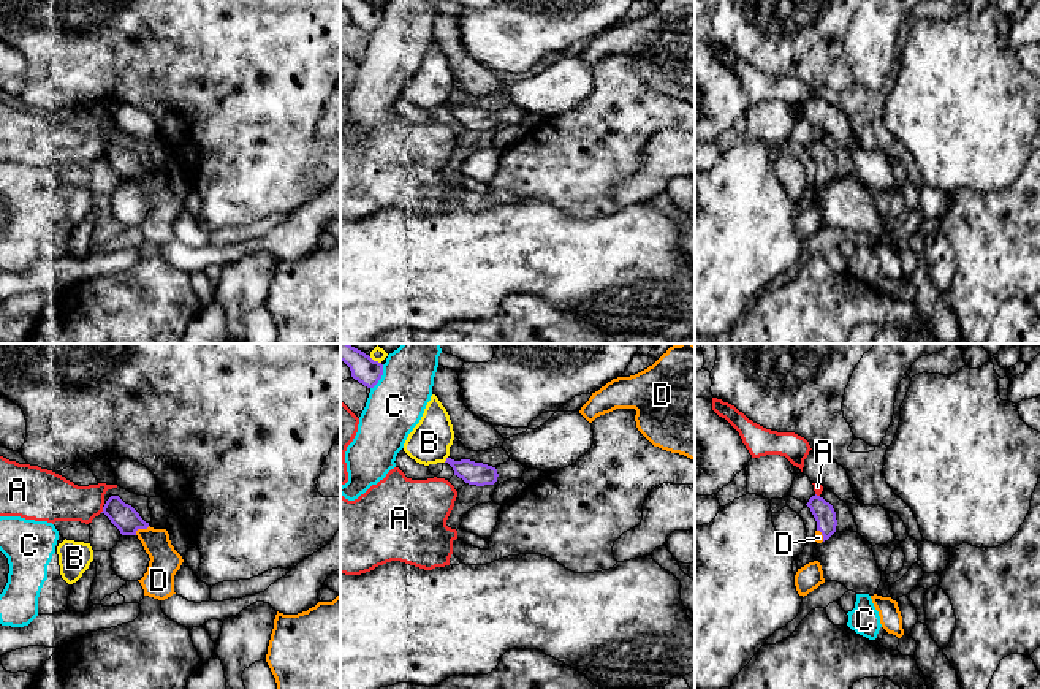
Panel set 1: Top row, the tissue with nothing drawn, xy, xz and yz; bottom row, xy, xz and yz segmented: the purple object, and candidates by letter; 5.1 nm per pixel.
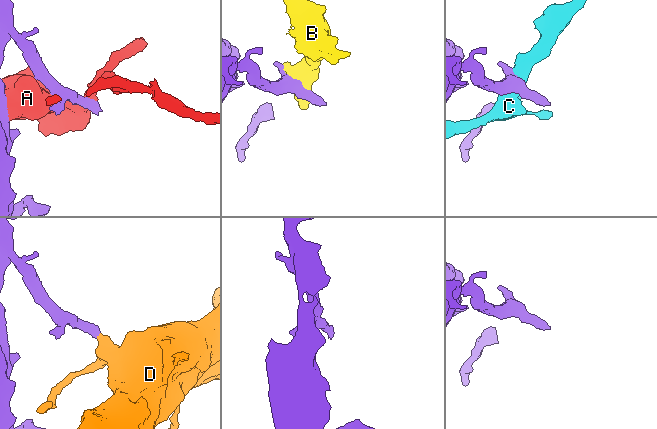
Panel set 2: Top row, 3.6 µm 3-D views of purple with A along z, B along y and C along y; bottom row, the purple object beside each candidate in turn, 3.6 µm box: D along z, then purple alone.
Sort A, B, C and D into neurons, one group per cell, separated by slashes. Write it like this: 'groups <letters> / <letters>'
groups A / B / C / D

